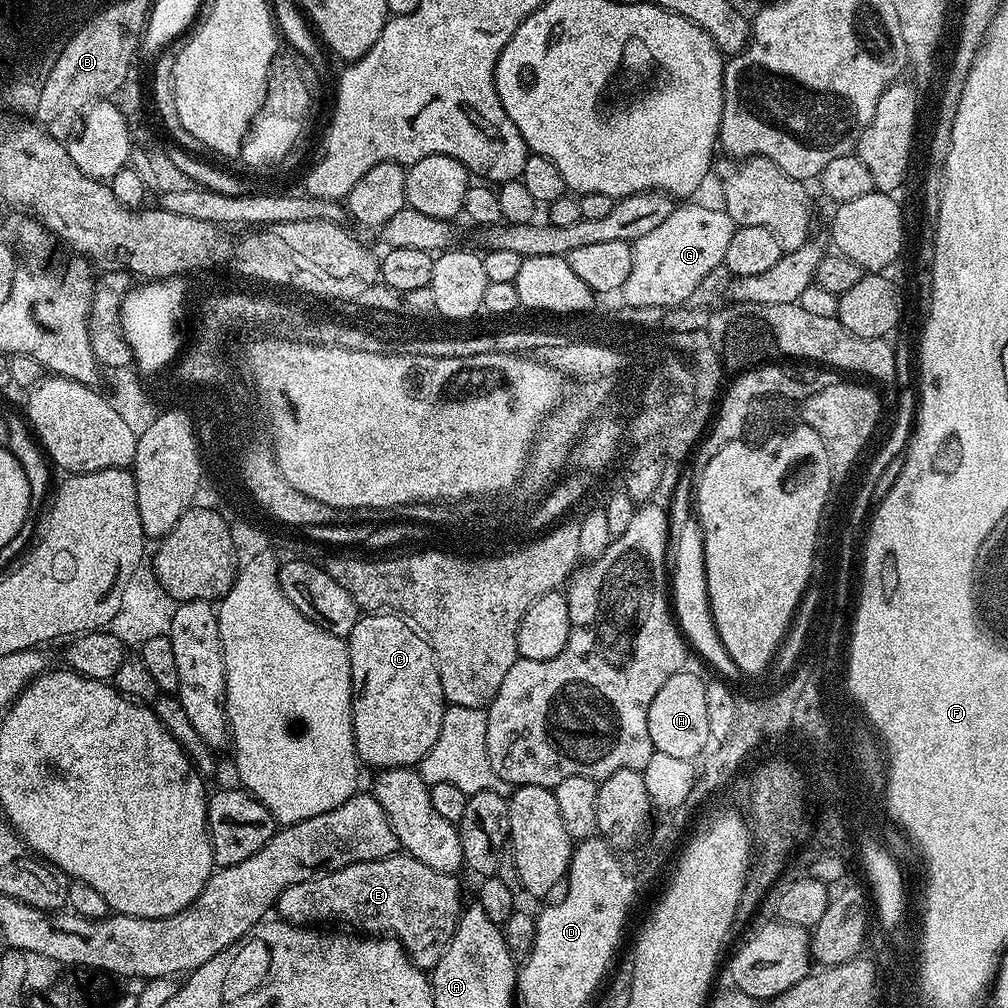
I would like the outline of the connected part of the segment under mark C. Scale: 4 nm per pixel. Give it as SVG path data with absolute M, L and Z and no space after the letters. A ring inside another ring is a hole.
M391 614L361 615L346 639L350 654L352 725L357 757L373 770L411 769L419 765L438 740L446 707L440 668L436 665L432 647L406 621Z

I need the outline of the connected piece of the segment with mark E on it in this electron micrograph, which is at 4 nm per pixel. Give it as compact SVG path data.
M397 854L387 856L384 860L371 860L370 862L358 862L346 866L342 870L334 870L328 872L325 876L316 876L312 880L306 882L298 882L294 886L290 886L285 890L280 897L277 898L274 905L275 911L278 913L279 919L286 920L290 924L298 924L301 926L324 926L327 920L333 920L333 925L344 926L340 924L349 924L349 929L355 930L360 934L391 934L395 939L399 940L401 946L406 950L406 954L415 962L419 968L431 970L436 967L437 962L442 958L442 954L446 950L446 946L450 942L450 938L454 934L454 930L460 921L462 911L462 903L460 904L460 884L457 877L450 873L439 873L438 870L432 870L430 866L416 860L414 857L407 854Z

